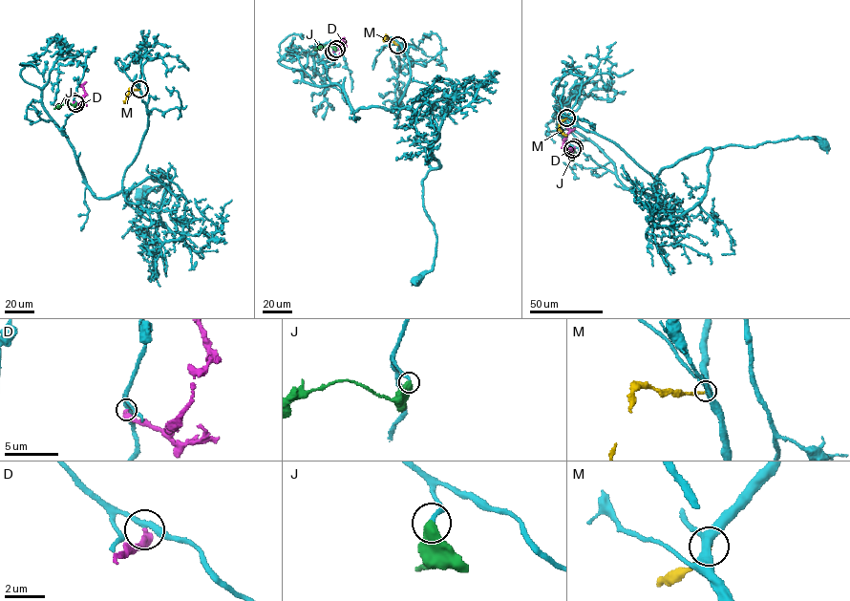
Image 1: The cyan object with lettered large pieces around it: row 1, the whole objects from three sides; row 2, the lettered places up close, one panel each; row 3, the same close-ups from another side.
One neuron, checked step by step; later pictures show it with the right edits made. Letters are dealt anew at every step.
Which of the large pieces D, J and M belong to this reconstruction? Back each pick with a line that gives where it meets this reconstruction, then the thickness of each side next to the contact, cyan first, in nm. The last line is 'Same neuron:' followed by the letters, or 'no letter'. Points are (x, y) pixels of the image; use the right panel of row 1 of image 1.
J: meets cyan at (572, 149); 200 nm thick on the cyan side, 550 nm on the other
Same neuron: J

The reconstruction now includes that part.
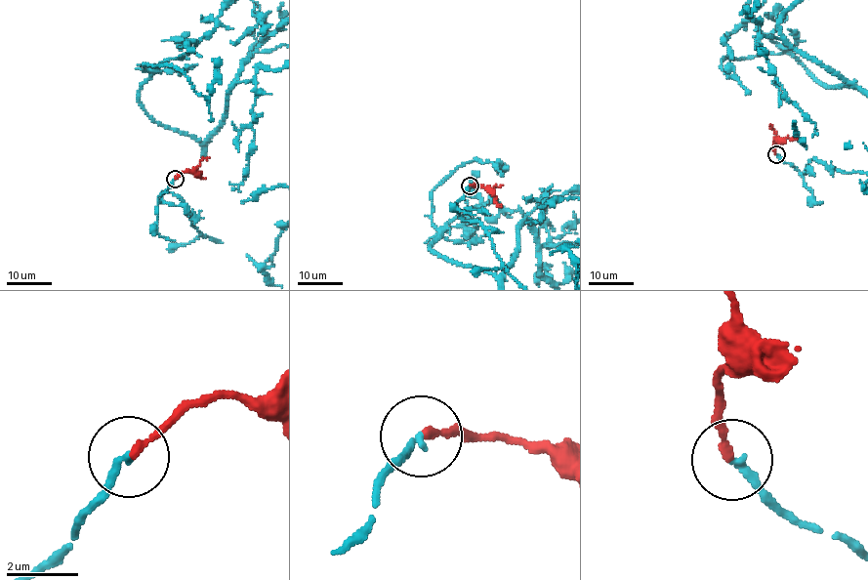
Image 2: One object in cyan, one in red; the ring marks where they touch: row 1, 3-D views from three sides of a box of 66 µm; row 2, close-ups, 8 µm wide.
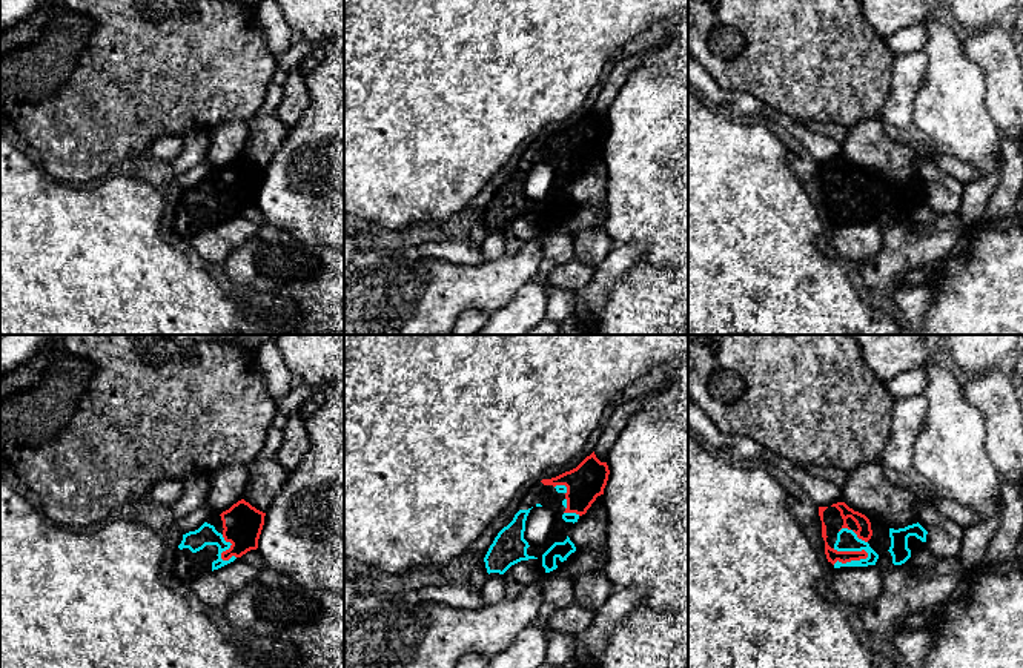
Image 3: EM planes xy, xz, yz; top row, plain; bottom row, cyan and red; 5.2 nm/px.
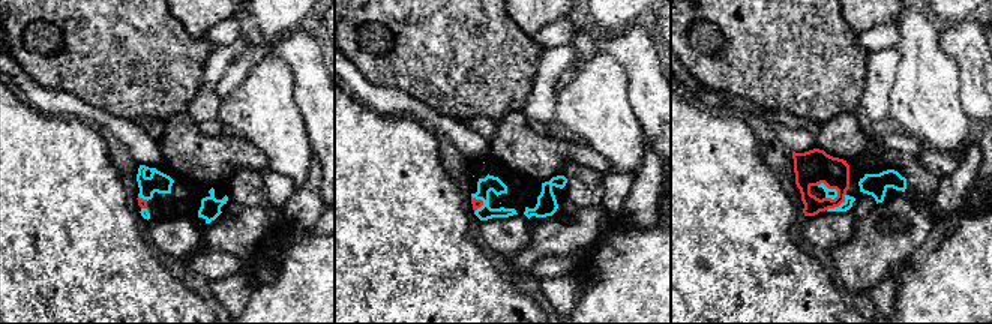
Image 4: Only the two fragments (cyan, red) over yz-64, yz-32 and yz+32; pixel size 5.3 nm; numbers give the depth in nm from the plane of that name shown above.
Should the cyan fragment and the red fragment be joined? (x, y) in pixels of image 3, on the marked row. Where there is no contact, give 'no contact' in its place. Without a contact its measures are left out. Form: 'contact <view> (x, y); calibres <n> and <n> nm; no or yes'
contact yz (851, 561); calibres 110 and 70 nm; yes

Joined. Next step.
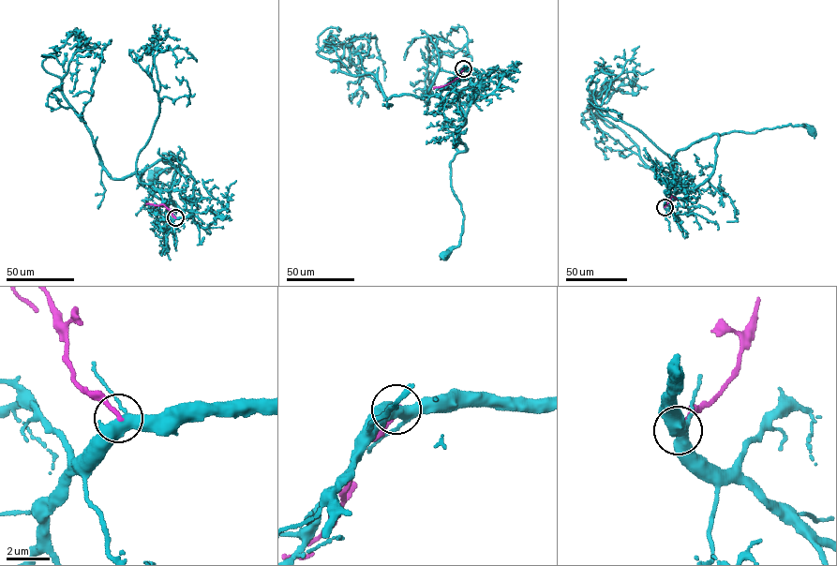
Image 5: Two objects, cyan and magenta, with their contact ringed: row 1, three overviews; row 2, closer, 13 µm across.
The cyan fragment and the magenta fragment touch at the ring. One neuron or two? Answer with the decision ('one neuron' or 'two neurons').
two neurons

